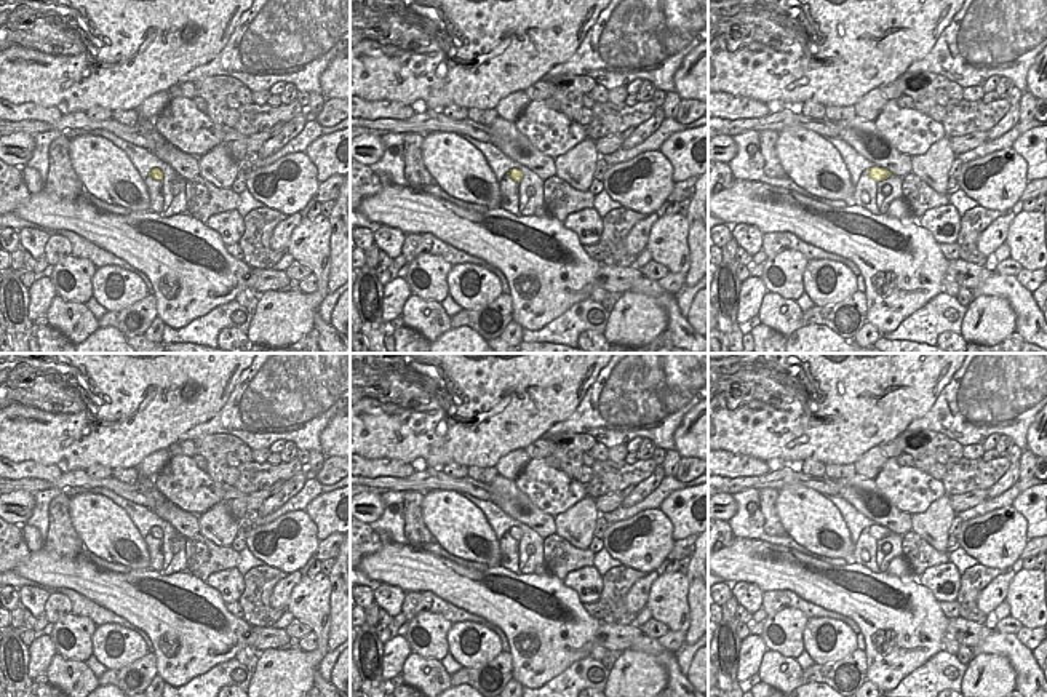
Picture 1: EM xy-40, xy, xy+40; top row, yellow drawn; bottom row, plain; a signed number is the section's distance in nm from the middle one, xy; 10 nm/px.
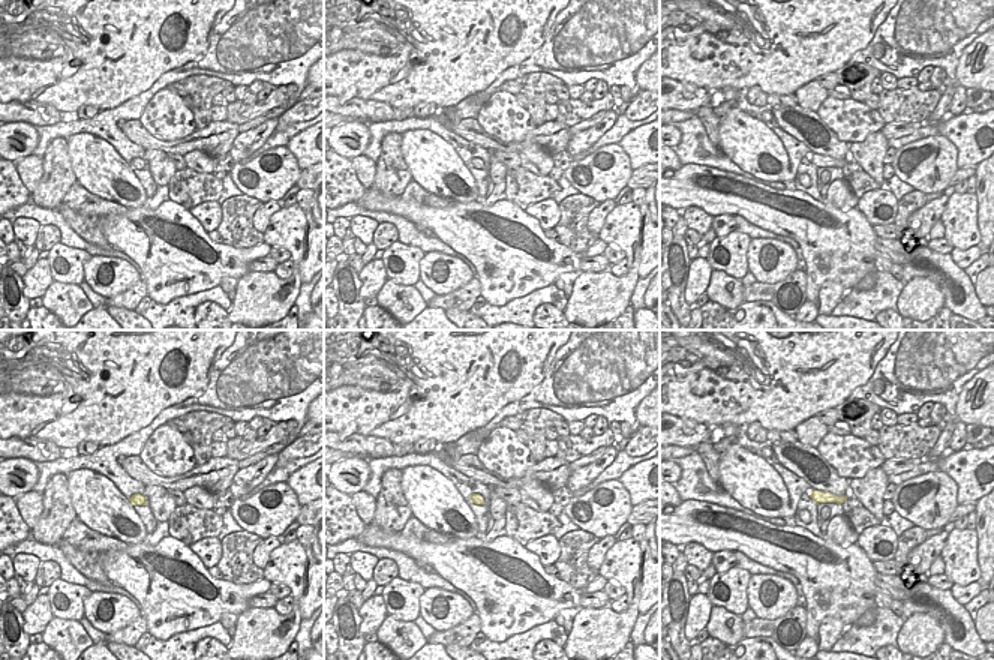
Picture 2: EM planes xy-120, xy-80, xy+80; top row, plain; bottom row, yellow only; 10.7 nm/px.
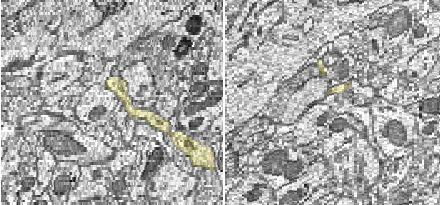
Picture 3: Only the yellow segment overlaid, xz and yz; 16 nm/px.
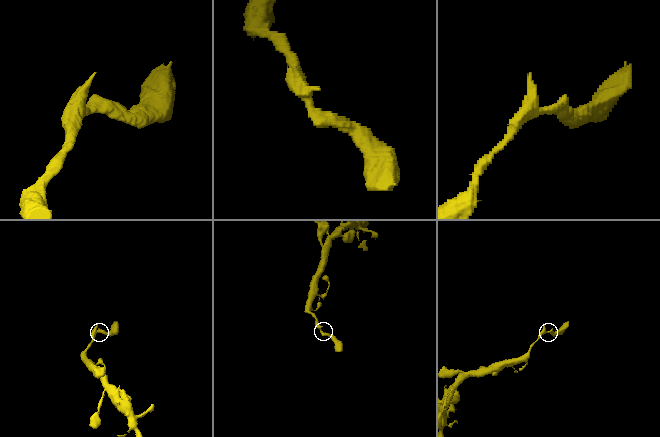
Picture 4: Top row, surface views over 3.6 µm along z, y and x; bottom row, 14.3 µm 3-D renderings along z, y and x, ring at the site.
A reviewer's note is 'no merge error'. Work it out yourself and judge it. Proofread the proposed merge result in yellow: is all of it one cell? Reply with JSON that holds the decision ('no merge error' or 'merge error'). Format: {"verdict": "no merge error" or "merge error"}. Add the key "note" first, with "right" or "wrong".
{"note": "right", "verdict": "no merge error"}

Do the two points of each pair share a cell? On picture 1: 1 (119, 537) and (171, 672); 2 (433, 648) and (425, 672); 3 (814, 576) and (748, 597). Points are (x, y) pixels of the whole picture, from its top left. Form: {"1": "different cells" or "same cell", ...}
{"1": "different cells", "2": "different cells", "3": "different cells"}

